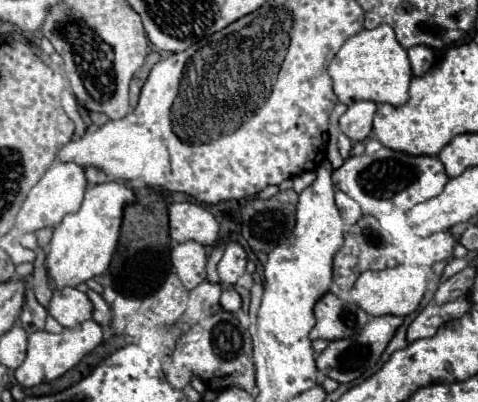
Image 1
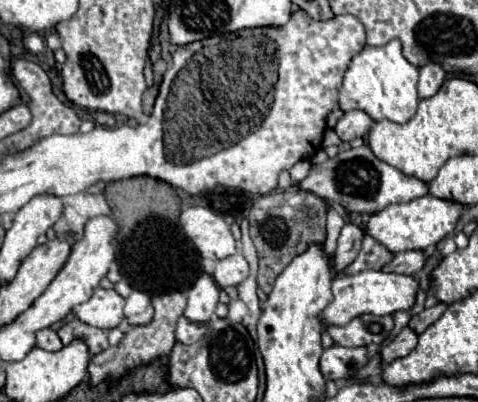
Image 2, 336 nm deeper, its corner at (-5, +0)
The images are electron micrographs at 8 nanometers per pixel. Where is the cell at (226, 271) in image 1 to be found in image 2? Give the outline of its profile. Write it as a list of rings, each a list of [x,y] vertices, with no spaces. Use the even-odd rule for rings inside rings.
[[[233,254],[233,256],[227,256],[227,258],[219,260],[217,266],[215,266],[215,274],[213,274],[215,282],[221,288],[237,286],[247,276],[249,276],[249,264],[247,264],[247,260],[241,254]]]

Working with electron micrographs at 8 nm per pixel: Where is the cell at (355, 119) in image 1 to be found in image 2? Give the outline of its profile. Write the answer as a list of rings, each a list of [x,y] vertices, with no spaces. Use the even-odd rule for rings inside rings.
[[[349,110],[337,122],[335,132],[337,132],[337,136],[343,142],[351,142],[357,136],[365,138],[367,132],[369,132],[369,128],[371,128],[371,124],[373,124],[373,120],[371,120],[371,116],[367,112],[363,112],[363,110]]]

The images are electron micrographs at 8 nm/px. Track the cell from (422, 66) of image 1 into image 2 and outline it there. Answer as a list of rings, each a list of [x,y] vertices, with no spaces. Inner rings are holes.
[[[429,62],[429,64],[421,66],[419,72],[421,72],[421,76],[419,76],[419,98],[433,96],[441,88],[443,80],[447,78],[445,70],[435,62]]]

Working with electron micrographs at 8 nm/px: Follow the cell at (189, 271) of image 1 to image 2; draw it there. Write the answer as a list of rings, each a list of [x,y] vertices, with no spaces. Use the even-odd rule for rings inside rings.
[[[203,272],[193,286],[187,290],[187,308],[185,316],[189,320],[199,320],[199,322],[209,322],[209,318],[215,312],[215,306],[219,302],[219,288],[207,272]]]

